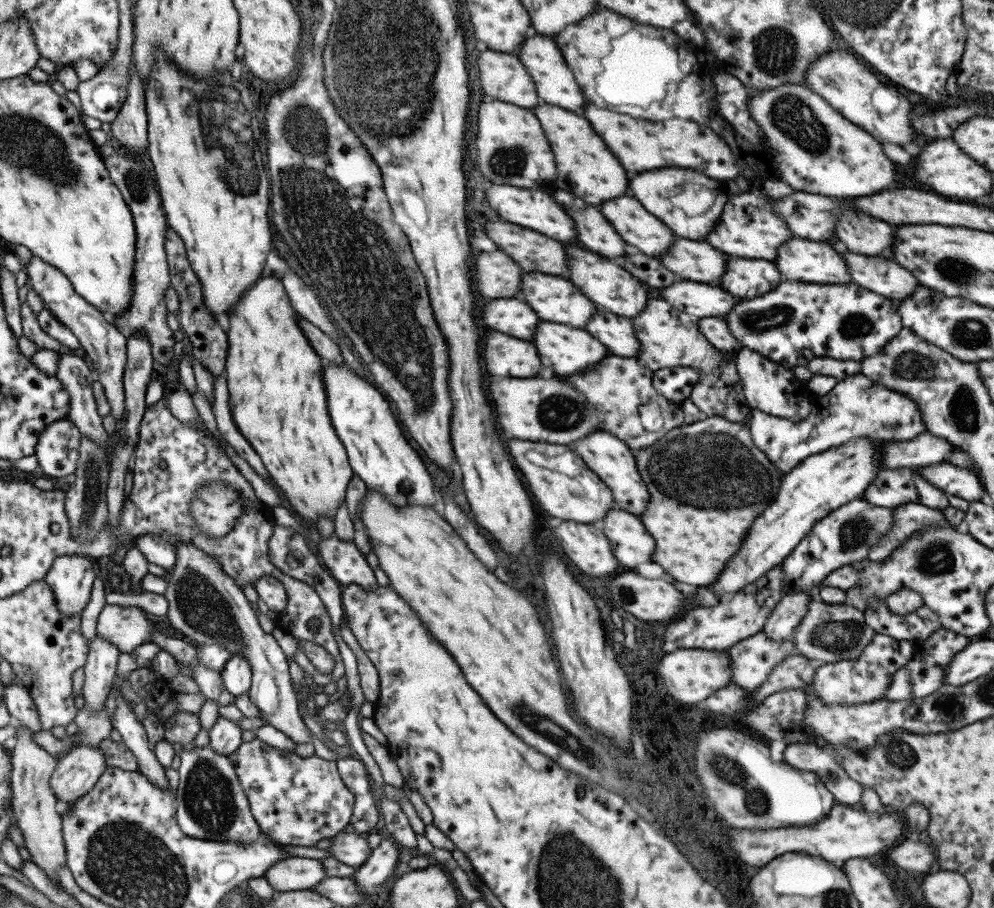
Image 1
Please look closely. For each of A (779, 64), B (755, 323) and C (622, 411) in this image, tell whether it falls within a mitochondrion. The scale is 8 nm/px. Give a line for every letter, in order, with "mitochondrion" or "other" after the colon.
A: mitochondrion
B: mitochondrion
C: mitochondrion

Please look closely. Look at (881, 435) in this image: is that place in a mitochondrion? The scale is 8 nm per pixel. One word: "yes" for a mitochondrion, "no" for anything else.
no

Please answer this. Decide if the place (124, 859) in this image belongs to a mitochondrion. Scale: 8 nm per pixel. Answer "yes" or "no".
yes

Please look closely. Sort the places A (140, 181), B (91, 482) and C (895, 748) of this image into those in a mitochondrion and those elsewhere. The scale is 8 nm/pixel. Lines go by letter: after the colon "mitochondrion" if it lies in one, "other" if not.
A: mitochondrion
B: mitochondrion
C: mitochondrion

